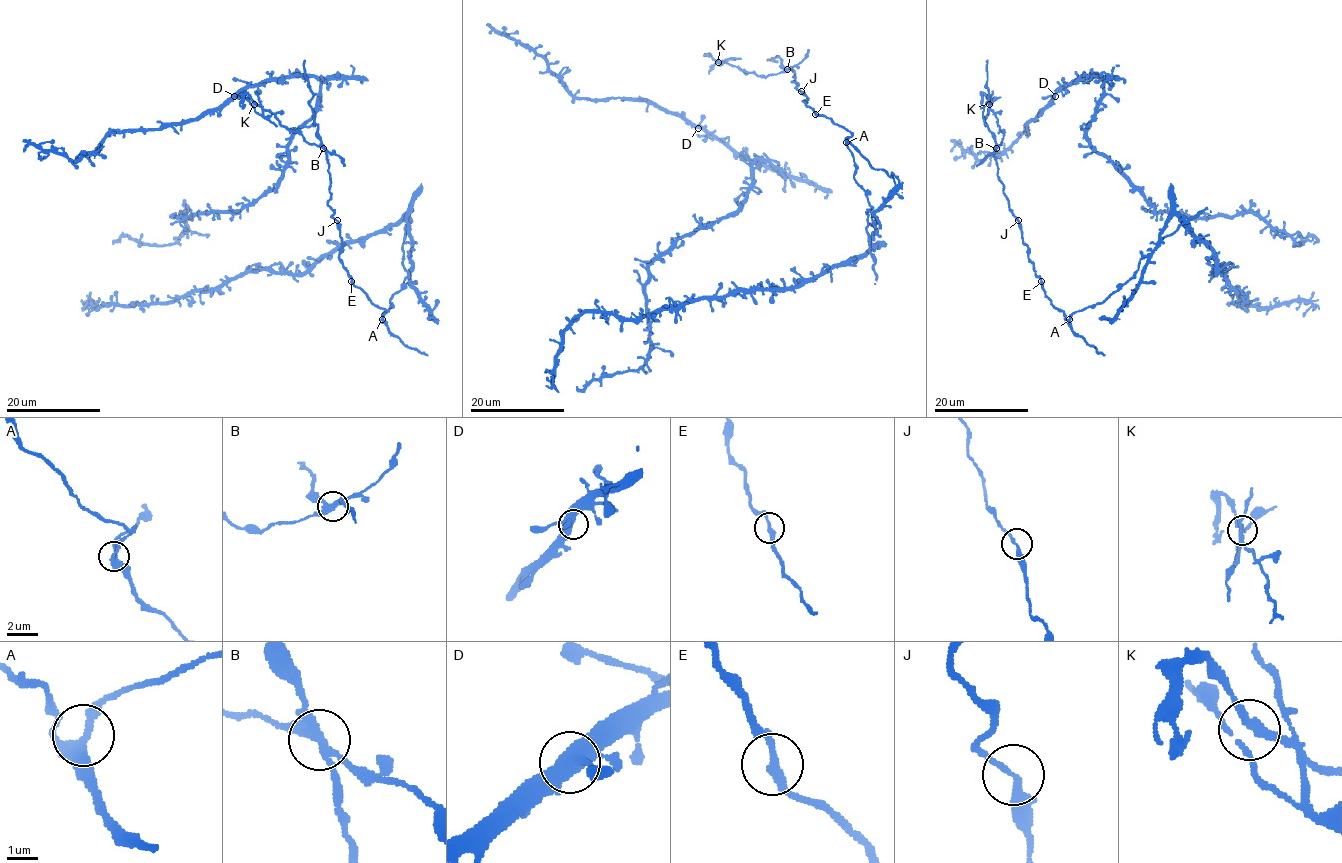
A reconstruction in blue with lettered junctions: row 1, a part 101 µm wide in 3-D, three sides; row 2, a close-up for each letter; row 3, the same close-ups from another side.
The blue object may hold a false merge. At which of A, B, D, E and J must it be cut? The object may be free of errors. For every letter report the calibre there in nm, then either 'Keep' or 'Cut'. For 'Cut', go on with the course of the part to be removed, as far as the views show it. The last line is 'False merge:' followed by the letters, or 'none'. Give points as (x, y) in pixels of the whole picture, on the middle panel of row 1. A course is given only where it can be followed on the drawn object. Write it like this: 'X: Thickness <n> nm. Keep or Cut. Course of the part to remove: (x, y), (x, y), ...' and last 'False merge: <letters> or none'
A: Thickness 280 nm. Keep
B: Thickness 280 nm. Cut. Course of the part to remove: (787, 69), (759, 76), (737, 66), (719, 62), (706, 53)
D: Thickness 440 nm. Keep
E: Thickness 260 nm. Keep
J: Thickness 240 nm. Keep
False merge: B

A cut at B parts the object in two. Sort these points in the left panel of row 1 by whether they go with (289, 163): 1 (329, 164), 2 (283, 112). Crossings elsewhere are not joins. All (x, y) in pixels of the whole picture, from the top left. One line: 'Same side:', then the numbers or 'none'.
Same side: 1

